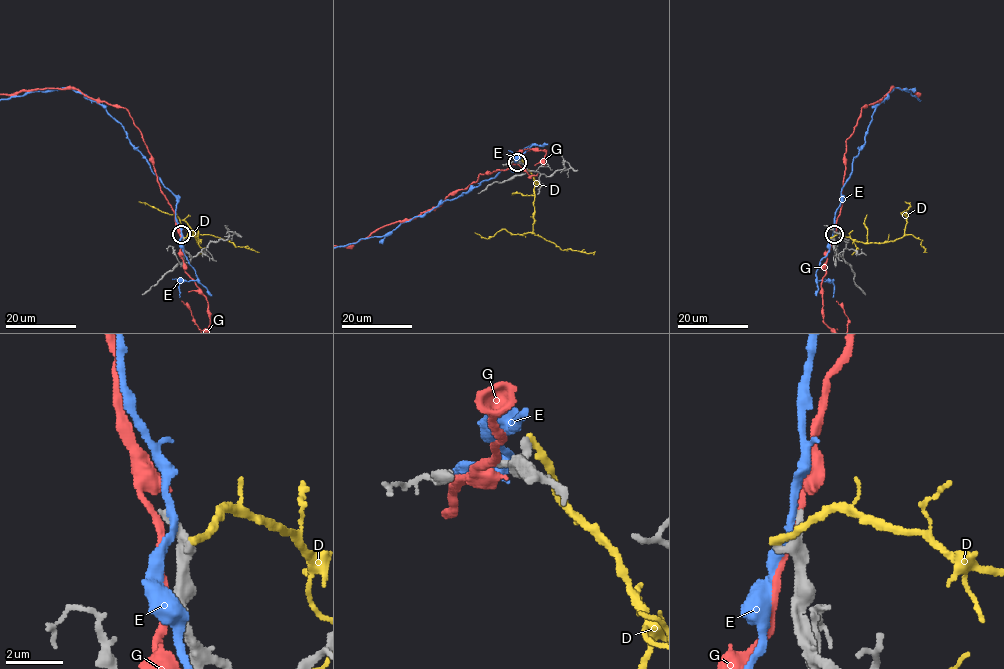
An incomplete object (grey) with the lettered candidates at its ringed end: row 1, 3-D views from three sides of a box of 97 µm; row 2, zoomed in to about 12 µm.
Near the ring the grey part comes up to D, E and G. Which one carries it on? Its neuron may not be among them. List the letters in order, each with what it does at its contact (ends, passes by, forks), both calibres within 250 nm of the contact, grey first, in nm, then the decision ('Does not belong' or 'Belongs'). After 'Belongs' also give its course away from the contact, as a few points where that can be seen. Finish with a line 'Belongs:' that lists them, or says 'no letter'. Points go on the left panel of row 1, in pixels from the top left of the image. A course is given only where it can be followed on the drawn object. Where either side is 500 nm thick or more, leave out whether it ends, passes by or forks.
D: It ends there. Thickness 280 nm (grey) against 280 nm. Does not belong
E: It passes by. Thickness 360 nm (grey) against 240 nm. Does not belong
G: It passes by. Thickness 300 nm (grey) against 240 nm. Does not belong
Belongs: no letter

